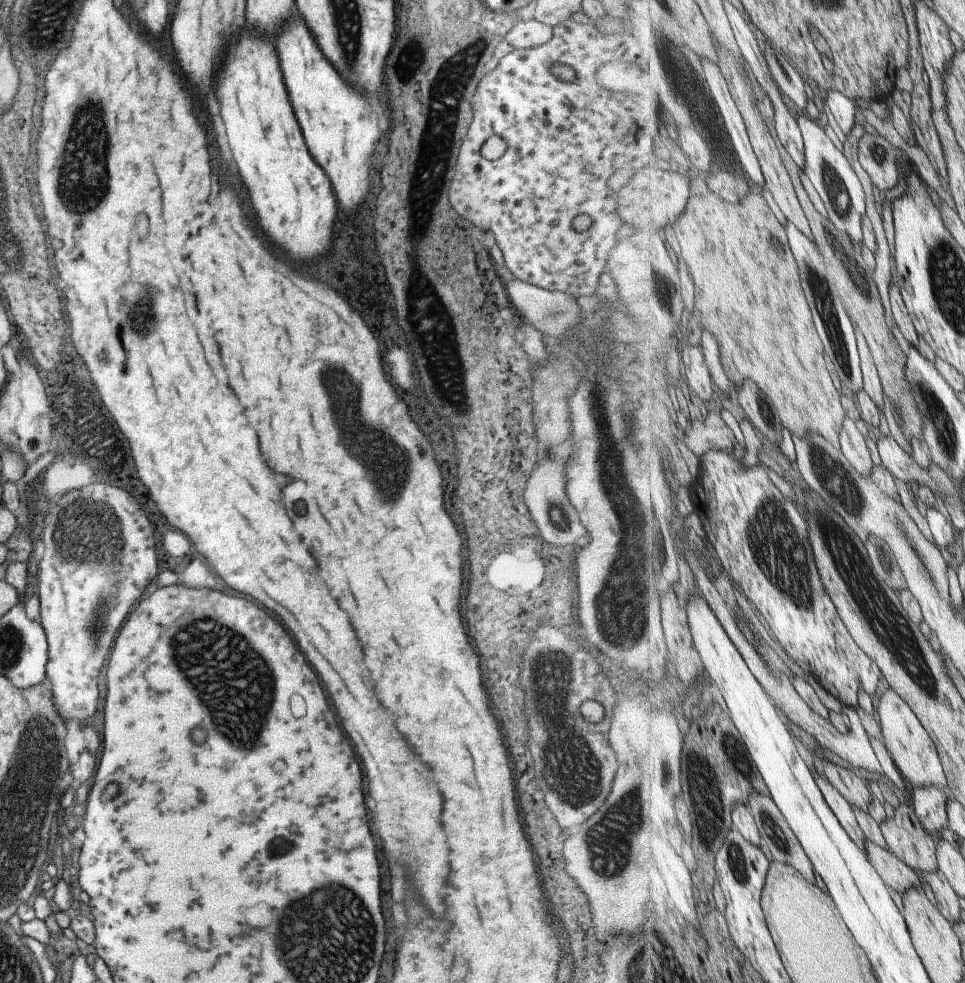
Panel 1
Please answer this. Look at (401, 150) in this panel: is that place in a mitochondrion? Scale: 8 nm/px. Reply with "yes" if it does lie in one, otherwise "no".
no

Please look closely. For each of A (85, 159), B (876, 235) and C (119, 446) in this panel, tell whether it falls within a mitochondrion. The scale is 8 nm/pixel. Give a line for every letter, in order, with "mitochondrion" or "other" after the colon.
A: mitochondrion
B: other
C: mitochondrion

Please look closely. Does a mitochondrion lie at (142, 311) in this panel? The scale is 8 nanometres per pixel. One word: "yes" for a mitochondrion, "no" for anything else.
yes

